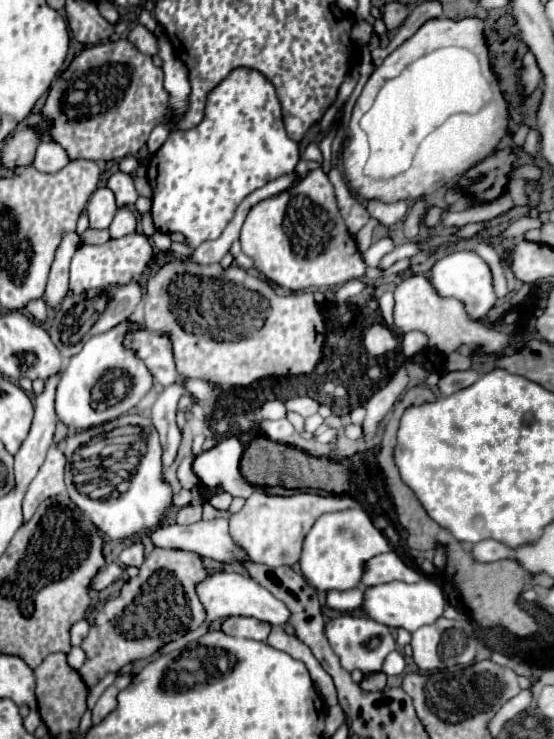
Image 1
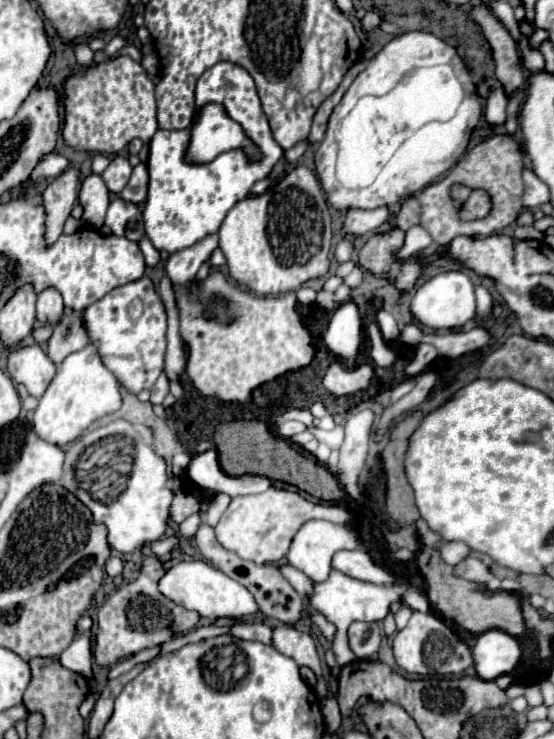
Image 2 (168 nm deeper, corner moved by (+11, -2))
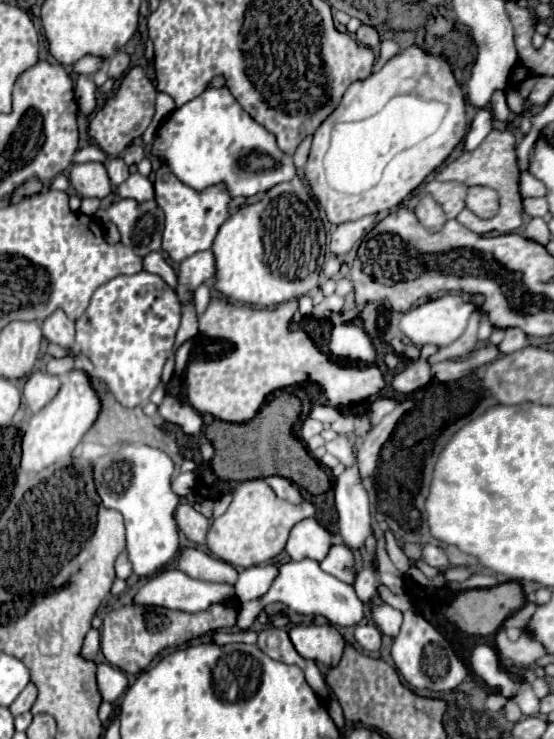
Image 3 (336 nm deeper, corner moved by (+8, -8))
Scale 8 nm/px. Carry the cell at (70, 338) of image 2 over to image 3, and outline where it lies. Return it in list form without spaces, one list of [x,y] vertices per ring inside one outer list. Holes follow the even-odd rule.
[[[68,356],[68,358],[52,358],[46,366],[46,372],[48,374],[54,374],[54,376],[60,376],[60,374],[68,374],[72,368],[74,368],[74,358]]]

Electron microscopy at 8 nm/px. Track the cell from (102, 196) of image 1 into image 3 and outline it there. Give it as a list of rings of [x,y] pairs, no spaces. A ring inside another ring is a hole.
[[[102,162],[74,164],[70,170],[70,184],[80,198],[104,198],[112,192],[112,184]]]

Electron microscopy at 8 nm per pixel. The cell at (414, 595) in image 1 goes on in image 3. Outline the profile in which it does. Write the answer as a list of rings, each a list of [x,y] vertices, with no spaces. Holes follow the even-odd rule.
[[[290,560],[290,562],[284,562],[284,564],[278,566],[278,576],[274,578],[270,590],[264,596],[254,600],[248,600],[248,602],[242,602],[240,598],[238,599],[240,601],[240,608],[236,624],[240,630],[247,630],[255,622],[260,611],[265,606],[274,604],[274,602],[284,604],[286,608],[290,608],[292,612],[296,612],[300,616],[326,616],[330,622],[334,622],[338,626],[356,626],[364,618],[364,604],[356,596],[354,588],[350,584],[342,582],[342,580],[336,580],[332,574],[326,574],[316,560],[298,560],[298,562],[296,560]]]

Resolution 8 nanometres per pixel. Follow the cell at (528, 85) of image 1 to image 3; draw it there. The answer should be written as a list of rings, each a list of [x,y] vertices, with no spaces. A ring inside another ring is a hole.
[[[488,108],[484,110],[478,110],[468,132],[466,132],[466,138],[464,138],[464,150],[474,150],[484,138],[486,134],[492,130],[492,114]]]

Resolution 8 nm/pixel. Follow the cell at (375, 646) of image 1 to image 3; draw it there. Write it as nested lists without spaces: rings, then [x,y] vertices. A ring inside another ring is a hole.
[[[358,624],[356,626],[356,640],[368,652],[380,650],[380,636],[382,634],[374,624]]]

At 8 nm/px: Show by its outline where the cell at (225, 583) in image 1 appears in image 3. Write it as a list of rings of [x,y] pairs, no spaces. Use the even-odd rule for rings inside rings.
[[[164,570],[160,574],[156,574],[154,578],[150,578],[136,592],[132,602],[140,604],[140,606],[164,606],[170,610],[200,612],[200,610],[206,610],[214,602],[226,602],[234,596],[236,596],[234,586],[230,586],[230,584],[214,584],[214,582],[206,582],[206,580],[194,580],[188,574],[184,574],[182,570]]]

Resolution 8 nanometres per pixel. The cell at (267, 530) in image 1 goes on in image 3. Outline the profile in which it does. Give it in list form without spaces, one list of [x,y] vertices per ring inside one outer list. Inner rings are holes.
[[[262,478],[246,480],[236,488],[228,510],[222,516],[214,518],[214,522],[208,530],[208,536],[206,536],[206,546],[210,548],[210,552],[216,558],[220,558],[232,566],[250,568],[250,566],[266,564],[284,550],[290,528],[308,516],[314,516],[312,504],[294,506],[286,500],[280,500],[272,492],[272,488],[268,488],[268,484],[264,484]]]

